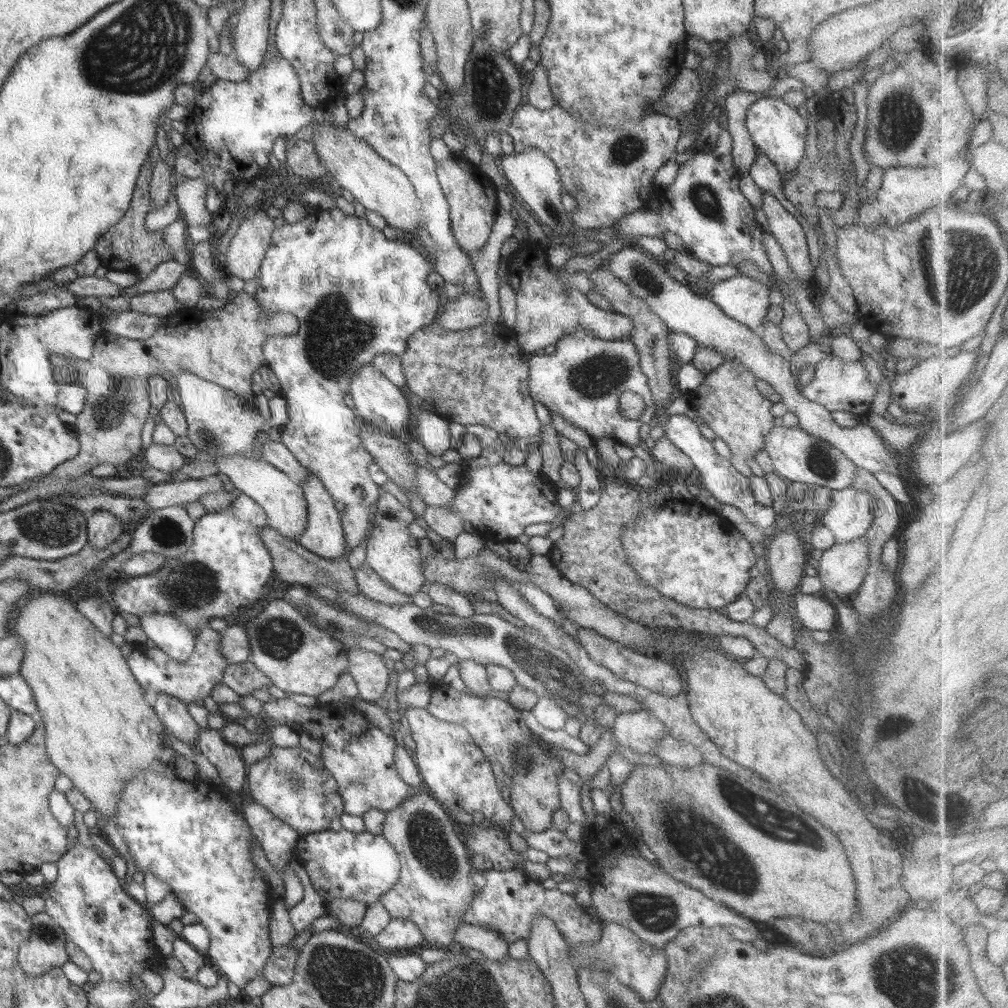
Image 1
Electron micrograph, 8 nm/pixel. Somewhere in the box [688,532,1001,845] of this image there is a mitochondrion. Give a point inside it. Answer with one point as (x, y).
(954, 811)

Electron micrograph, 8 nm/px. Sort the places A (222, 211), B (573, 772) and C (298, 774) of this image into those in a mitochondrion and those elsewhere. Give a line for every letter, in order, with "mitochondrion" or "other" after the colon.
A: other
B: other
C: mitochondrion

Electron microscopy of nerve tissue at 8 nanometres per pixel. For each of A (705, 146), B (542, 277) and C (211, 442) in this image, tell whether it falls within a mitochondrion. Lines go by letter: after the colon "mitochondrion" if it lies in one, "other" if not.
A: other
B: other
C: mitochondrion

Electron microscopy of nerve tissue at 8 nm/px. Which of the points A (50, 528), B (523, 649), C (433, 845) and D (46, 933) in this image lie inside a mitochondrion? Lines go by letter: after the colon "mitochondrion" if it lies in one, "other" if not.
A: mitochondrion
B: mitochondrion
C: mitochondrion
D: mitochondrion

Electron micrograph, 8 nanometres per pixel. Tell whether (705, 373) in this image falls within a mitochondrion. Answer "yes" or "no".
no

